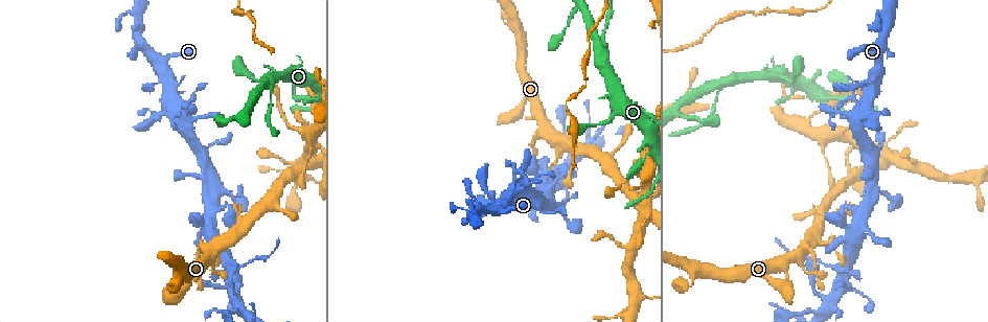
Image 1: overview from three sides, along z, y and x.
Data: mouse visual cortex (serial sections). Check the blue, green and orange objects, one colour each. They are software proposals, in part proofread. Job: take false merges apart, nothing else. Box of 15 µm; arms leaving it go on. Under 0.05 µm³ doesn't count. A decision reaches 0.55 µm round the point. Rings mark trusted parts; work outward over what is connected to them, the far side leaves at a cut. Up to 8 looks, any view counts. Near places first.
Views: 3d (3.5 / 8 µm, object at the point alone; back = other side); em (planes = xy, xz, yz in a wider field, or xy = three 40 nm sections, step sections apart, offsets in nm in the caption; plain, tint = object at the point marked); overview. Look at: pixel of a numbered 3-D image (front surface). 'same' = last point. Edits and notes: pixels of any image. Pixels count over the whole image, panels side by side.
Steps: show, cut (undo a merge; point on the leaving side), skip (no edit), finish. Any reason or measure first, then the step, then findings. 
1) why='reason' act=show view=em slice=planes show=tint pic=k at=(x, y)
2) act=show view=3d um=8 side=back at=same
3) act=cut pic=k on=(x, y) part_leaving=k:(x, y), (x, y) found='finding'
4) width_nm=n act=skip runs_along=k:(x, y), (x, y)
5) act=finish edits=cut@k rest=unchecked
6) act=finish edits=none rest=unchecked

why='narrows sharply' act=show view=3d um=3.5 pic=1 at=(715, 99)

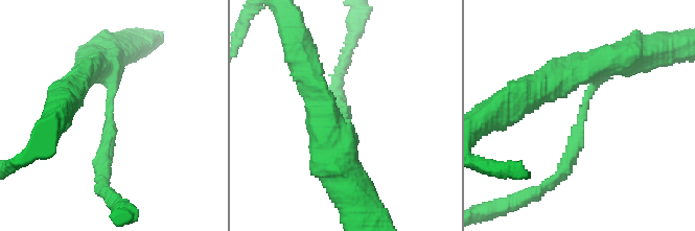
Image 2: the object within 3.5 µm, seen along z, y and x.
arm_widths_nm=200,350 act=show view=em slice=xy step=3 show=tint pic=2 at=(110, 111)

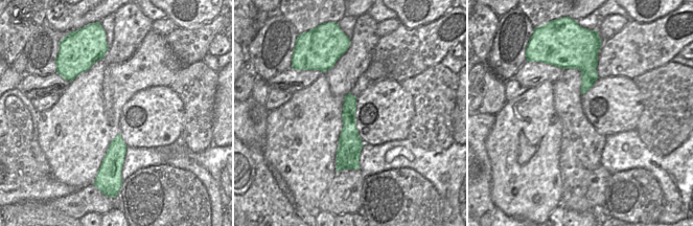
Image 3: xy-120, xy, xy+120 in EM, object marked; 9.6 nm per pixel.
act=cut pic=2 on=(576, 136) found='two cells meet here'

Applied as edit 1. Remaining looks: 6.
why='see it whole again' act=show view=overview

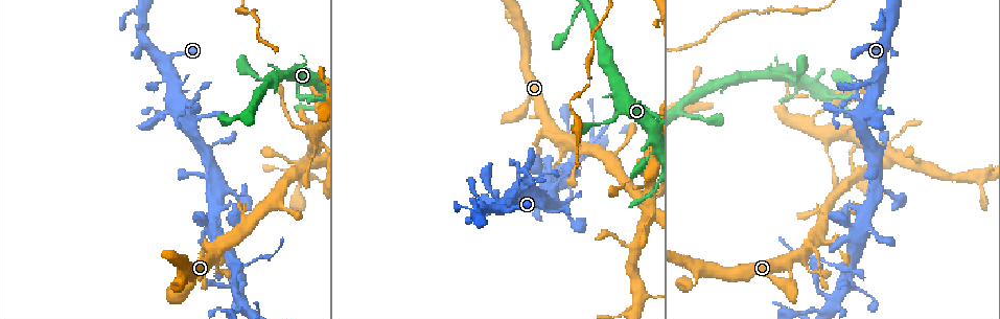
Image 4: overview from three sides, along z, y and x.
why='three arms meet' act=show view=3d um=3.5 pic=4 at=(824, 221)

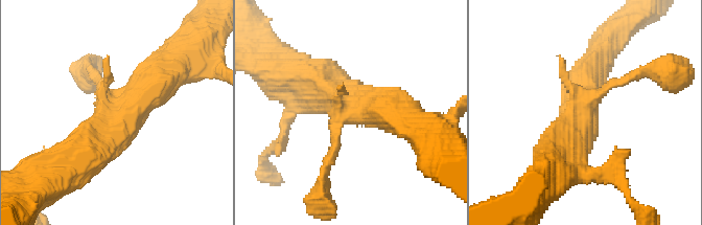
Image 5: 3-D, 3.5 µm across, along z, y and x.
why='need the tissue' act=show view=em slice=planes show=tint pic=5 at=(341, 105)

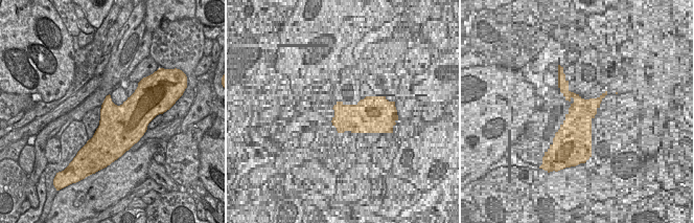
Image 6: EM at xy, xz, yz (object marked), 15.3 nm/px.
why='cut it another way' act=show view=em slice=xy step=2 show=tint at=same

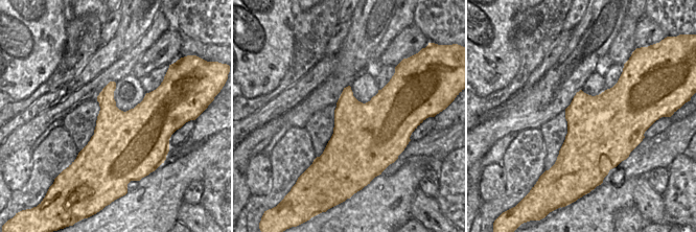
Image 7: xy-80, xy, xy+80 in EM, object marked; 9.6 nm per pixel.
act=skip runs_along=5:(67, 165), (115, 127), (166, 72) found='one cell here'

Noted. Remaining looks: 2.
why='thin arm on a thick one' act=show view=3d um=3.5 pic=4 at=(861, 144)

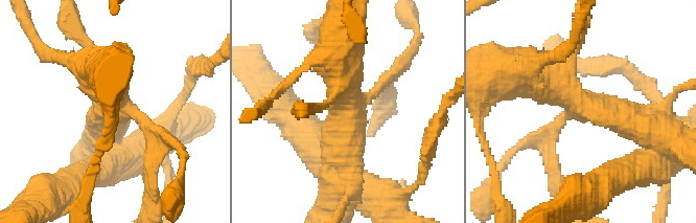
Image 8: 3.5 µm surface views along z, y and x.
why='now the EM' act=show view=em slice=xy step=2 show=tint pic=8 at=(350, 110)

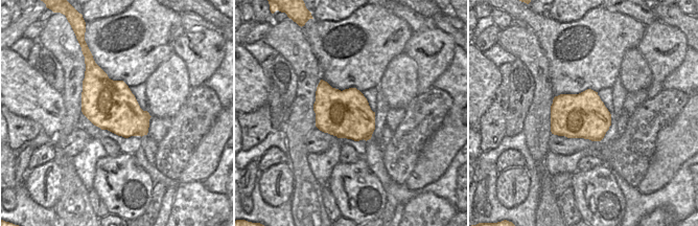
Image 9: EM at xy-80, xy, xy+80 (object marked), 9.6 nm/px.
act=skip runs_along=8:(643, 127), (523, 75) found='one cell here'

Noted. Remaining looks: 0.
act=finish edits=cut@2 rest=unchecked

